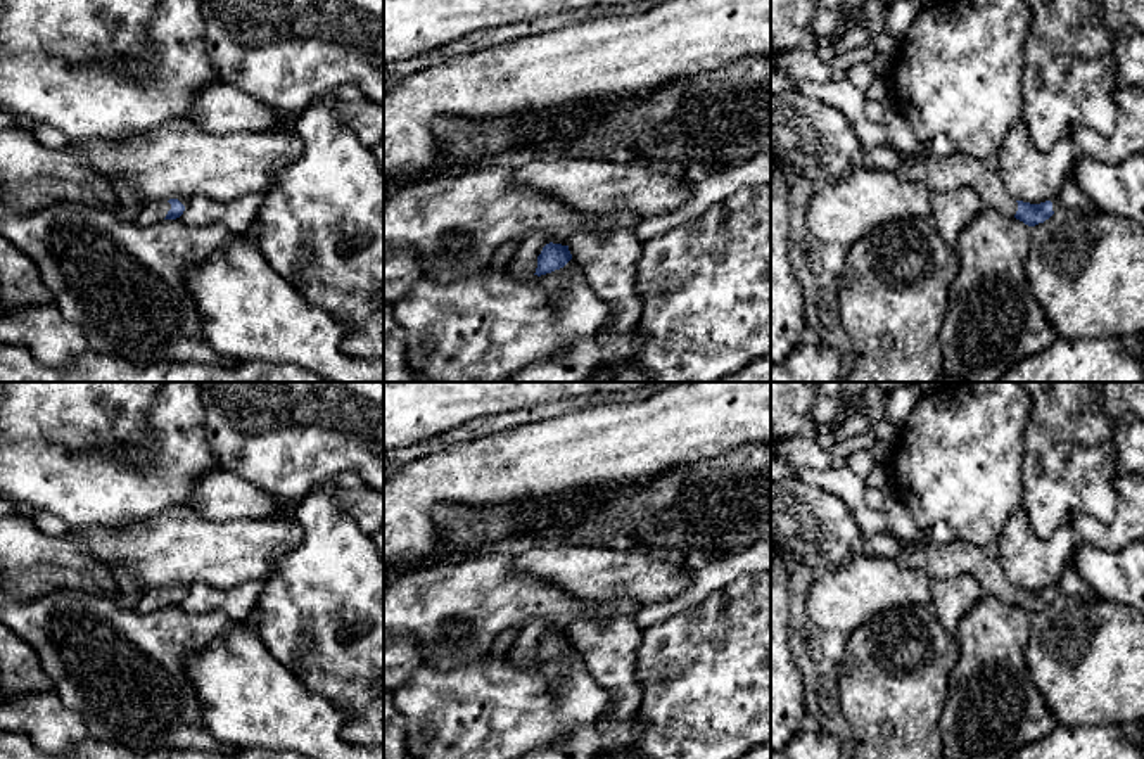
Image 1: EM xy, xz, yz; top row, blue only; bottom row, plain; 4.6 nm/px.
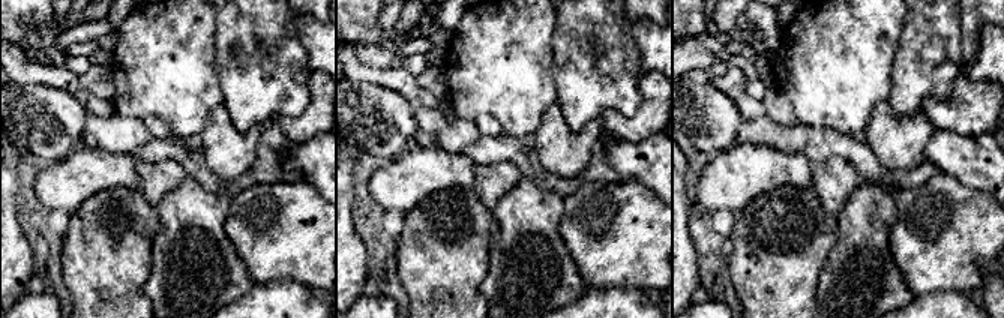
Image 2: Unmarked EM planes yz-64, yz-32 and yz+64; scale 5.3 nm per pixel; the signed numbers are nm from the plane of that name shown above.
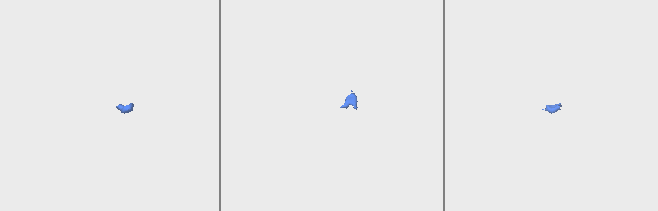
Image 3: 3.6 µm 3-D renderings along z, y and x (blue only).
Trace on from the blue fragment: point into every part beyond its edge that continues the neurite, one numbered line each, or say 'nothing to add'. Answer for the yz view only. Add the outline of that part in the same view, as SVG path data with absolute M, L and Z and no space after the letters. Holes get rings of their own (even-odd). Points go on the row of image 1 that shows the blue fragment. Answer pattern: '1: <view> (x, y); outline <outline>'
1: yz (939, 173); outline M876 147L862 150L857 159L859 164L864 156L876 169L885 169L907 180L918 180L930 192L969 187L982 197L985 207L992 207L1007 218L1014 218L1018 211L1018 202L1009 195L999 171L988 169L982 161L963 152L947 157L933 154L914 157L912 154L904 156L892 147Z
2: yz (1070, 196); outline M1073 171L1068 173L1059 194L1051 202L1054 213L1059 209L1085 209L1085 211L1094 209L1094 204L1077 185Z

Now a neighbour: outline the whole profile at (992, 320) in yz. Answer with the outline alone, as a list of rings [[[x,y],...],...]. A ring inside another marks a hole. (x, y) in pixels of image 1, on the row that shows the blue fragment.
[[[983,207],[954,249],[959,271],[938,330],[942,373],[963,382],[997,382],[1014,363],[1058,339],[1028,282],[1030,230]]]

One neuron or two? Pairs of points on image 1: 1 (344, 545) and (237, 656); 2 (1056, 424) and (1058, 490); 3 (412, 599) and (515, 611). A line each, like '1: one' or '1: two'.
1: two
2: one
3: one

